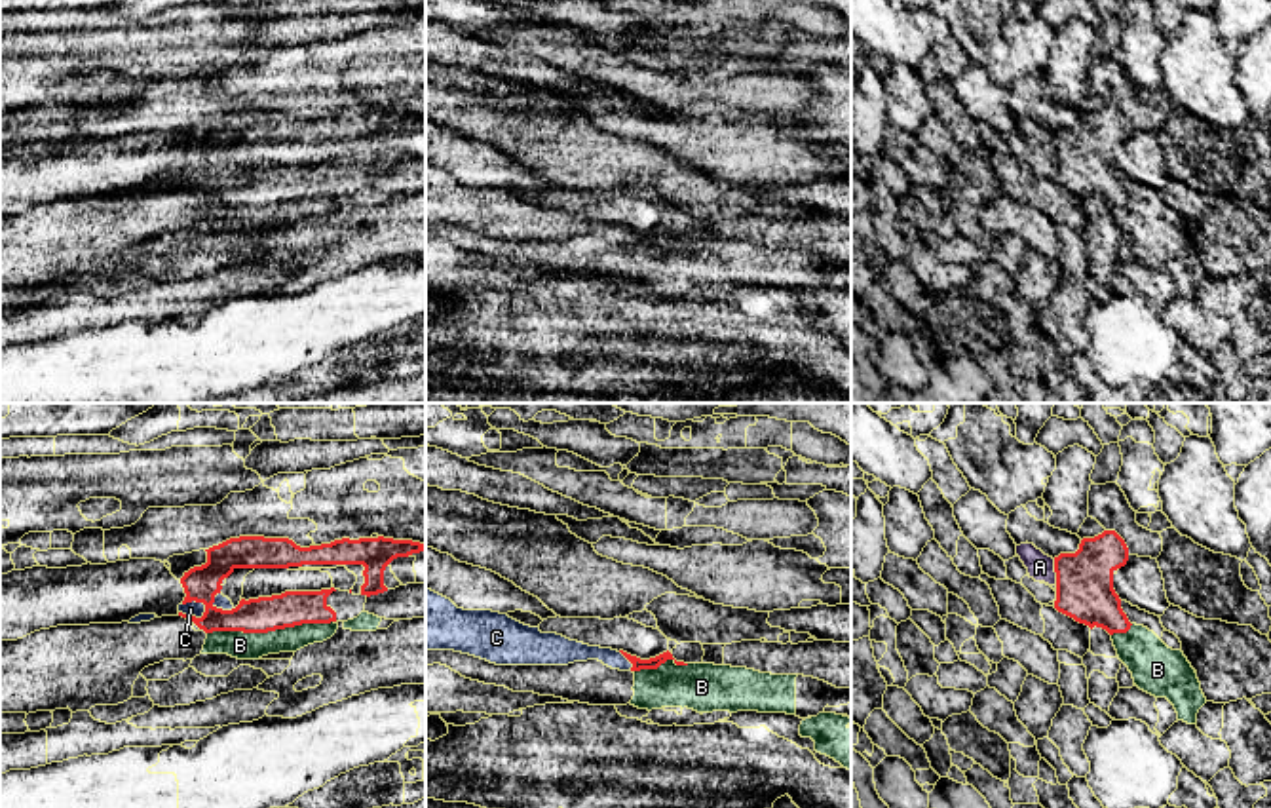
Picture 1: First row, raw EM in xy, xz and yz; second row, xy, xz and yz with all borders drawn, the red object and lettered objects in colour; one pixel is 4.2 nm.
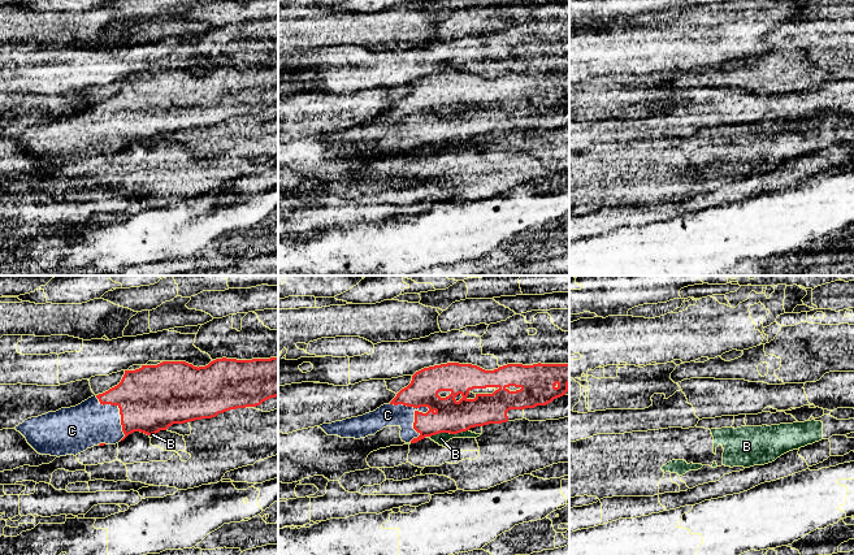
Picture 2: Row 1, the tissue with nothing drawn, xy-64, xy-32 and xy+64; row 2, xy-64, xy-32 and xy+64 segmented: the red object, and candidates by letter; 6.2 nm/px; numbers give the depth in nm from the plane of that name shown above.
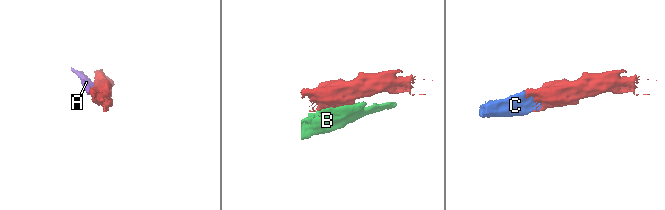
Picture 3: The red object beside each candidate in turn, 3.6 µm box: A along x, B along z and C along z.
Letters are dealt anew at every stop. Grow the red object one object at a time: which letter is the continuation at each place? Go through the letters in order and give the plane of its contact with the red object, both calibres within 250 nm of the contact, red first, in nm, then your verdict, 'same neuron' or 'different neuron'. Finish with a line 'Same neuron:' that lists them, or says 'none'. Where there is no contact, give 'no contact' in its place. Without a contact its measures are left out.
A: yz | 240/110 nm | different neuron
B: xy | 150/120 nm | different neuron
C: xy | 150/60 nm | same neuron
Same neuron: C

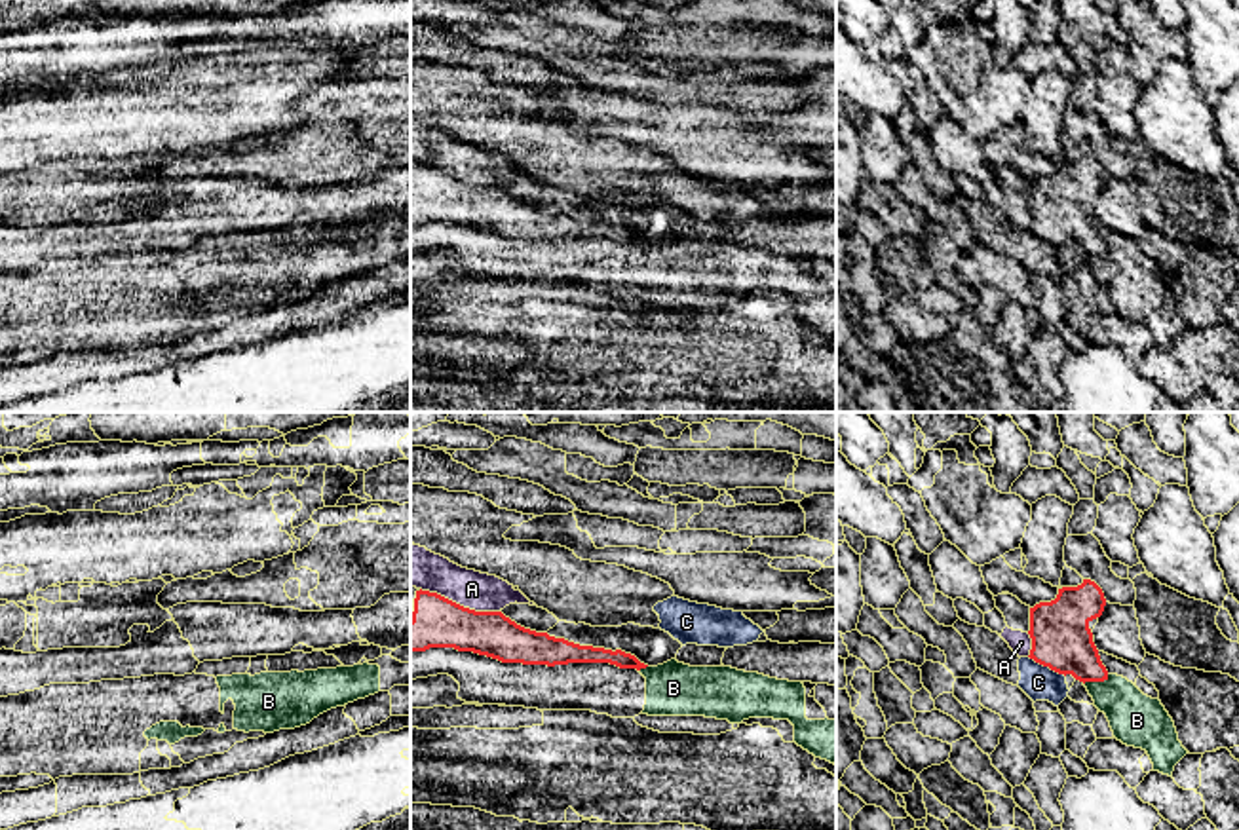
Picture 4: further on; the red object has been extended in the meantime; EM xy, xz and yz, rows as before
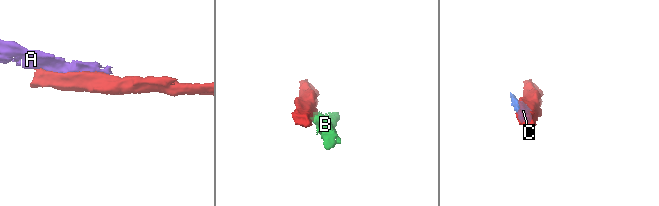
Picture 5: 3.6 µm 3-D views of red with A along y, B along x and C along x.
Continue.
A: xz | 220/180 nm | different neuron
B: yz | 260/220 nm | different neuron
C: yz | 260/150 nm | different neuron
Same neuron: none

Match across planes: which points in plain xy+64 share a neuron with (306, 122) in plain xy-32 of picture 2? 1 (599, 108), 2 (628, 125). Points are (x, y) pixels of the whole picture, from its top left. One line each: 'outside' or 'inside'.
1: outside
2: inside

